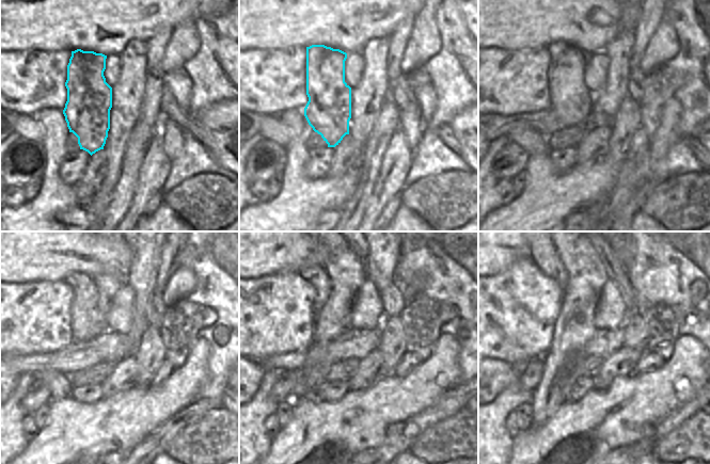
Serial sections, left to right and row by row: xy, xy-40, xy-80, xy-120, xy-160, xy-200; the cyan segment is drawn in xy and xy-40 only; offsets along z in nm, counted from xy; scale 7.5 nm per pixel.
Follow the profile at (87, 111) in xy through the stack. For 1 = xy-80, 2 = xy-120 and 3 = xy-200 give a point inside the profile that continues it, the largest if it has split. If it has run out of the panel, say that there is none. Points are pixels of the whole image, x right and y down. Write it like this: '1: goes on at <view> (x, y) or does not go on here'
1: goes on at xy-80 (566, 83)
2: goes on at xy-120 (88, 323)
3: goes on at xy-200 (543, 253)

